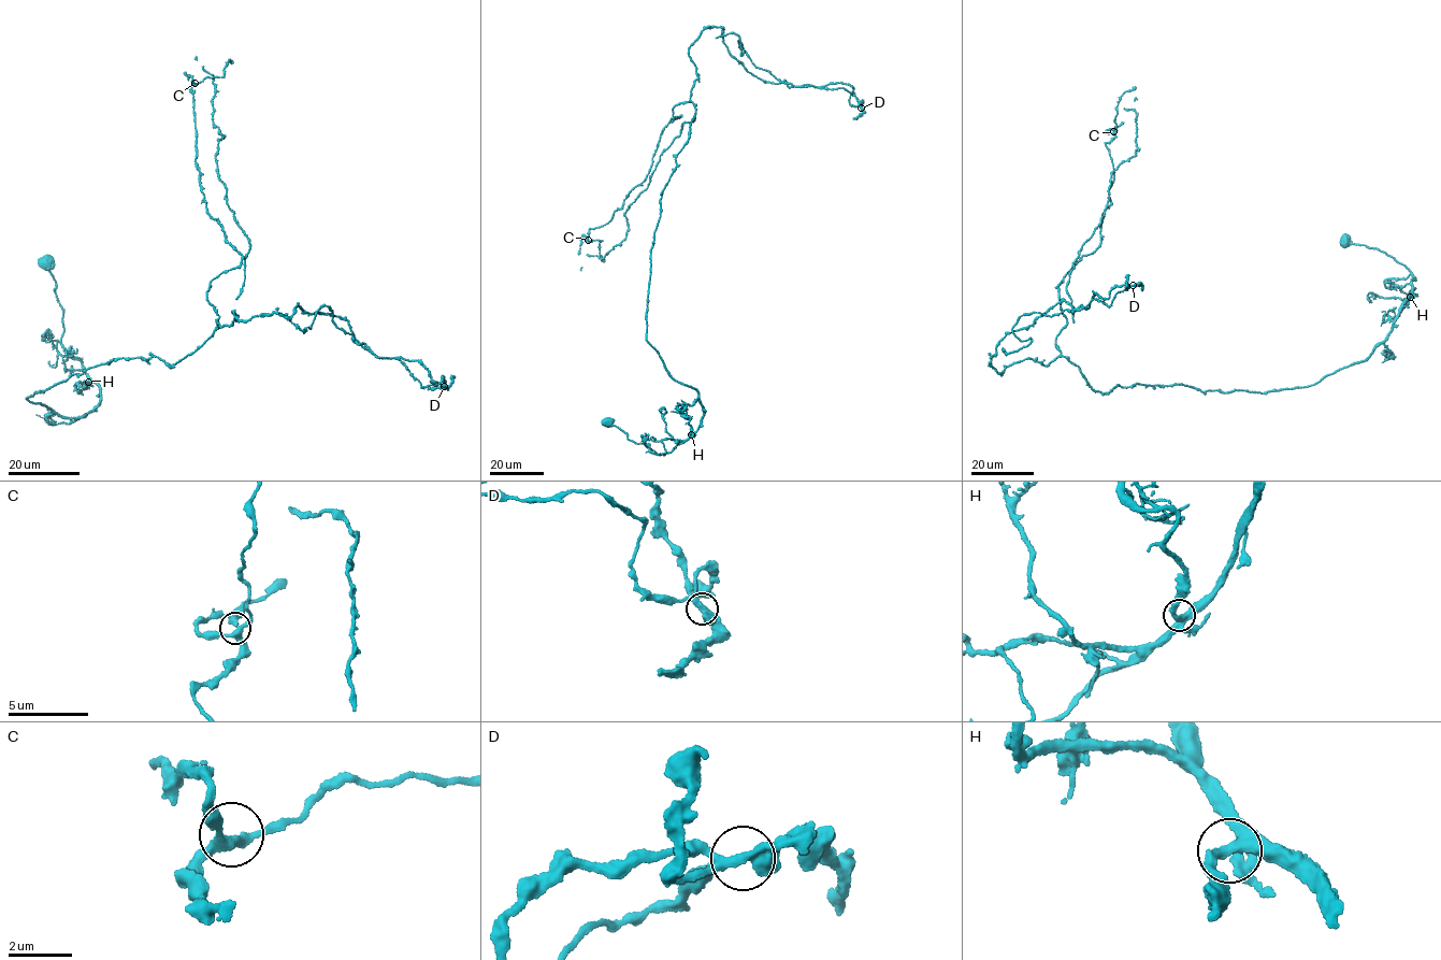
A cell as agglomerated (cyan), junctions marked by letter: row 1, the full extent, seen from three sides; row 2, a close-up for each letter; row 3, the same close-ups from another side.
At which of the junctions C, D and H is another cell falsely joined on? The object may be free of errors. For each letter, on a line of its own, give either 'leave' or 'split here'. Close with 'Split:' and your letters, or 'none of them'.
C: leave
D: split here
H: leave
Split: D

